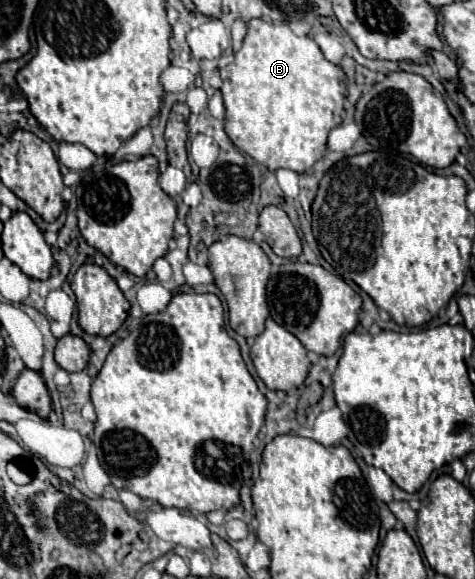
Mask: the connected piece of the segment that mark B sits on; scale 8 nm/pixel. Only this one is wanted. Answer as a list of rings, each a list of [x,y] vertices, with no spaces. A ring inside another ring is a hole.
[[[252,19],[248,23],[248,35],[242,49],[234,53],[234,61],[220,69],[222,97],[226,105],[226,133],[230,141],[256,163],[268,171],[280,167],[296,173],[308,173],[326,151],[328,133],[342,123],[344,99],[346,99],[346,75],[344,71],[326,61],[320,47],[310,37],[298,37],[288,25],[268,23],[264,19]]]

